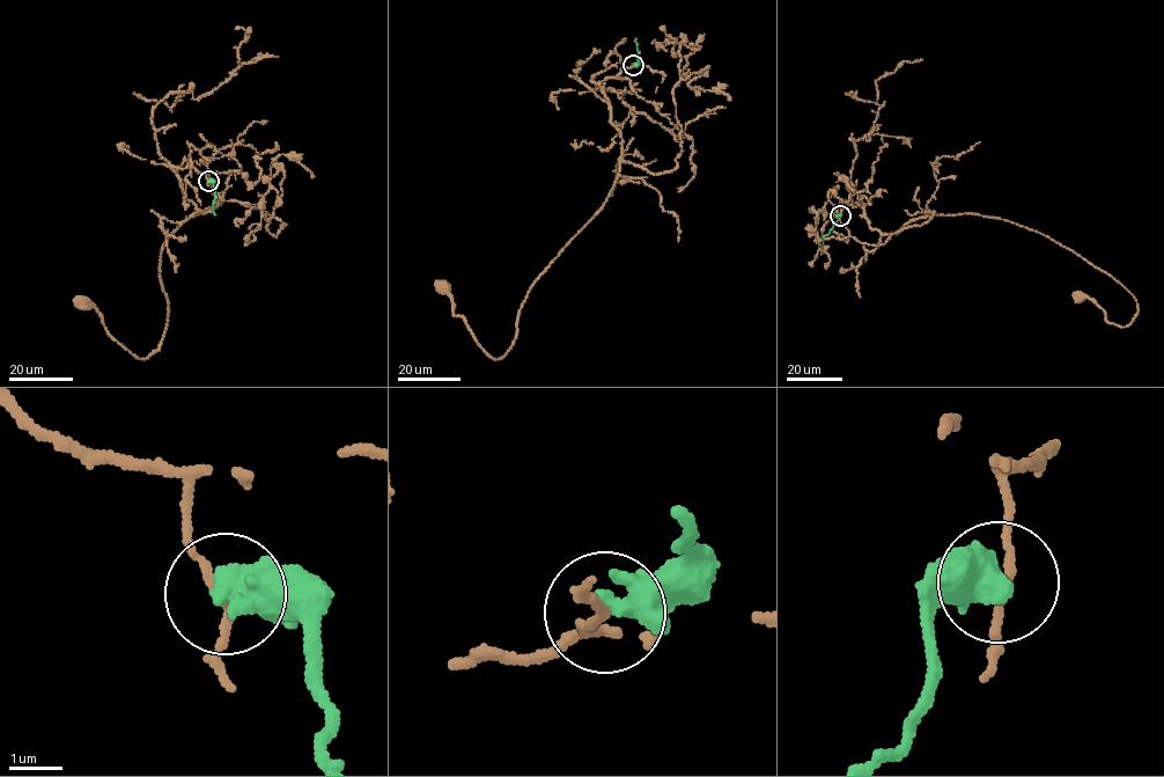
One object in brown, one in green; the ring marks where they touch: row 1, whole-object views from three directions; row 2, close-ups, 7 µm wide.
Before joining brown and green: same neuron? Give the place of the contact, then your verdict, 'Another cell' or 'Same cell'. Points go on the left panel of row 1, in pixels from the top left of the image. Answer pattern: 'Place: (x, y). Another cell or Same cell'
Place: (208, 181). Another cell

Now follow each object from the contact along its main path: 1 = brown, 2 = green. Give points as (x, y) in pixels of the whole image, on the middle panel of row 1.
1: (633, 65), (599, 85), (621, 138), (619, 175), (530, 287), (502, 357), (478, 344), (443, 287)
2: (633, 65), (639, 60), (636, 38)

